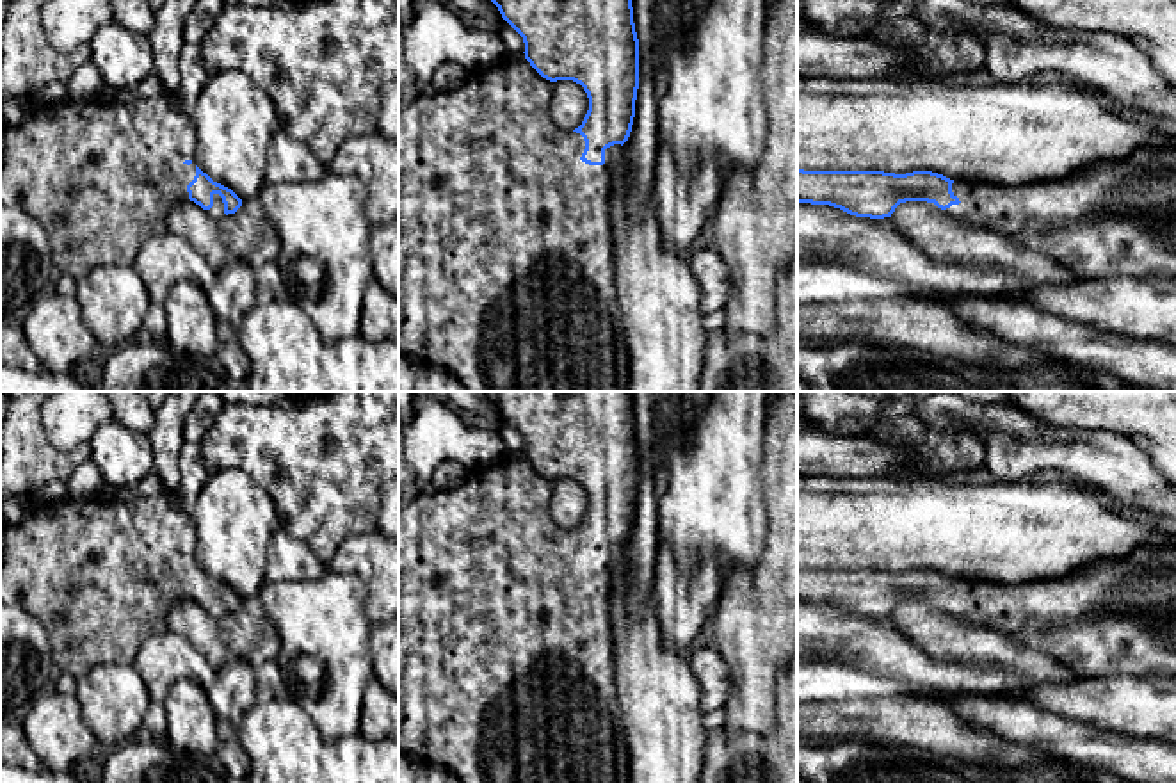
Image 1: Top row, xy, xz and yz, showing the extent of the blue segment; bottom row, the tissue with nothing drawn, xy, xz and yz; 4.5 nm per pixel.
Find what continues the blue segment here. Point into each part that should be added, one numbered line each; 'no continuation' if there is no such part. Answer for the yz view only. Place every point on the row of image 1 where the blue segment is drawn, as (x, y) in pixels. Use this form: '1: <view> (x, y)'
1: yz (1112, 219)

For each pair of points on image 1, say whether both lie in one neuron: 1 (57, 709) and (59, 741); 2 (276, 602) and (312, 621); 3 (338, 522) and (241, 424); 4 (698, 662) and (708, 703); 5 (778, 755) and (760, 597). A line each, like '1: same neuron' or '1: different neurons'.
1: same neuron
2: same neuron
3: same neuron
4: same neuron
5: different neurons

